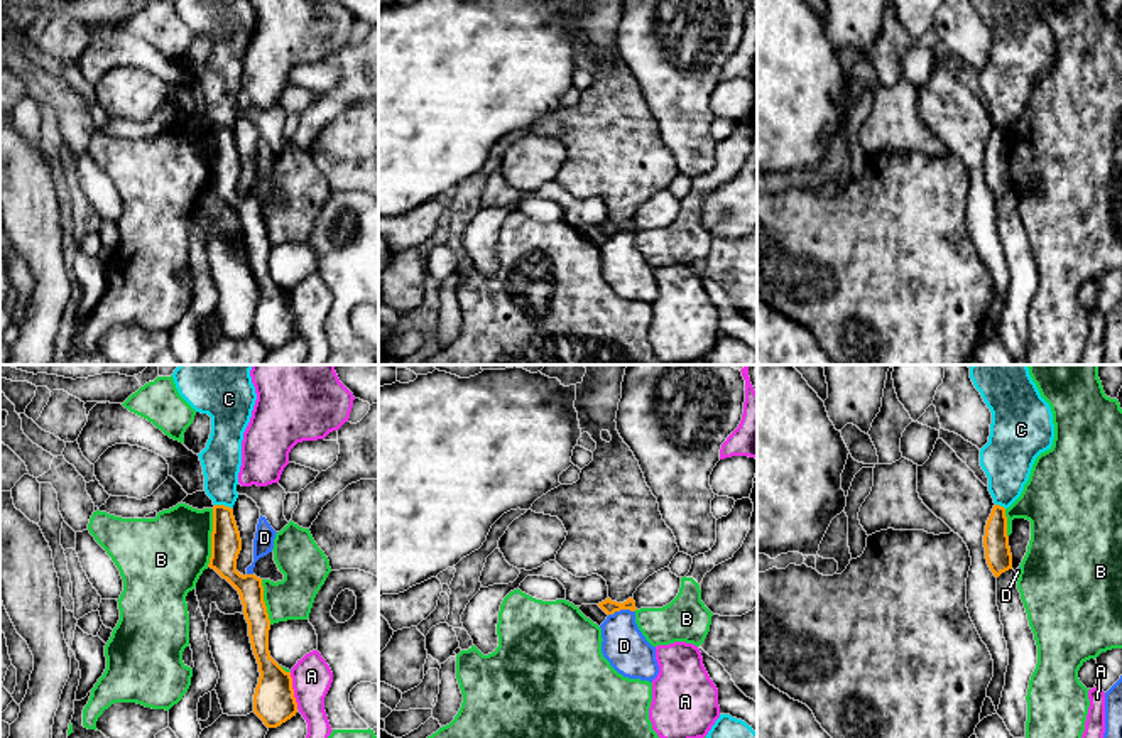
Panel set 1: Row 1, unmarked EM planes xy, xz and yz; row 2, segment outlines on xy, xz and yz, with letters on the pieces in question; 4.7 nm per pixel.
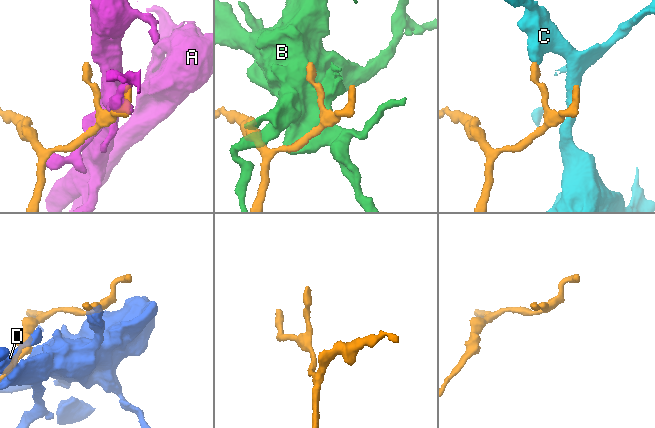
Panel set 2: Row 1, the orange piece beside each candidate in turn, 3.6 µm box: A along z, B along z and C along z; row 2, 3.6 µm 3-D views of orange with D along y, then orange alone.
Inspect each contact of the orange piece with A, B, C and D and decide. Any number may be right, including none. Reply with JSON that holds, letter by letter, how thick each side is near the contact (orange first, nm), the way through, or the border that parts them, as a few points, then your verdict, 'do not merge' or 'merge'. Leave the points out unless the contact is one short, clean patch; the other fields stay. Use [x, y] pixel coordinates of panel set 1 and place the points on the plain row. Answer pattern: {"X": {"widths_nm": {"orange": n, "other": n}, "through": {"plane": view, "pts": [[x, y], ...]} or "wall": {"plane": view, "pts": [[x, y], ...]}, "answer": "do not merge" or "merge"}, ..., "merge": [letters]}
{"A": {"widths_nm": {"orange": 200, "other": 190}, "answer": "do not merge"}, "B": {"widths_nm": {"orange": 140, "other": 380}, "answer": "do not merge"}, "C": {"widths_nm": {"orange": 140, "other": 190}, "wall": {"plane": "xy", "pts": [[215, 125], [232, 130]]}, "answer": "do not merge"}, "D": {"widths_nm": {"orange": 70, "other": 200}, "answer": "do not merge"}, "merge": []}

